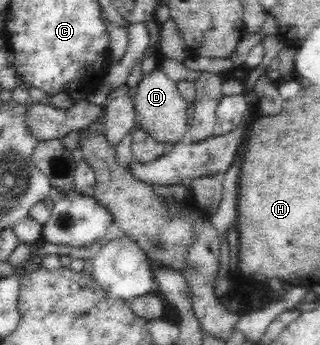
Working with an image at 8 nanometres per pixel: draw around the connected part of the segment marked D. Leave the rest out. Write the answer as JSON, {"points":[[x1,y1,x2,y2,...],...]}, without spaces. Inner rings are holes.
{"points":[[157,65,140,79,140,83,133,89,132,98,135,104,135,120,156,141,166,144,187,140,189,104,179,94,177,83,170,80,160,66]]}

